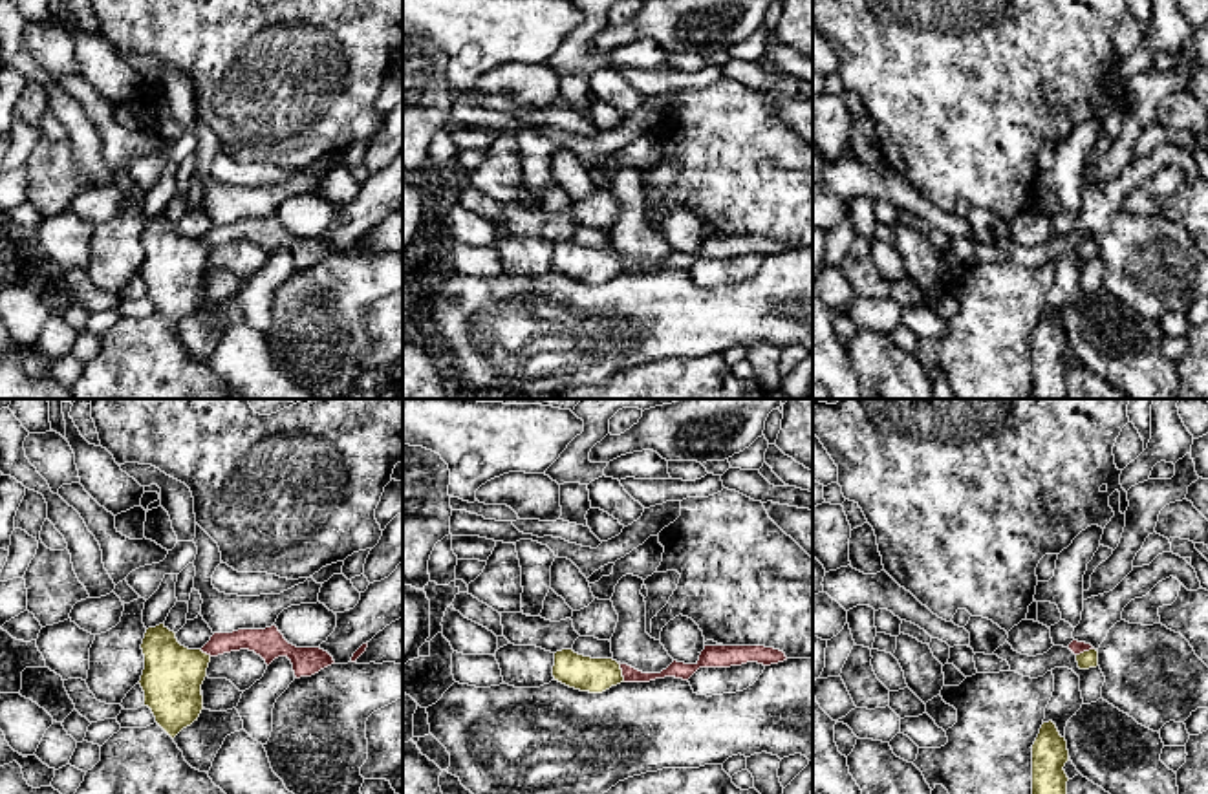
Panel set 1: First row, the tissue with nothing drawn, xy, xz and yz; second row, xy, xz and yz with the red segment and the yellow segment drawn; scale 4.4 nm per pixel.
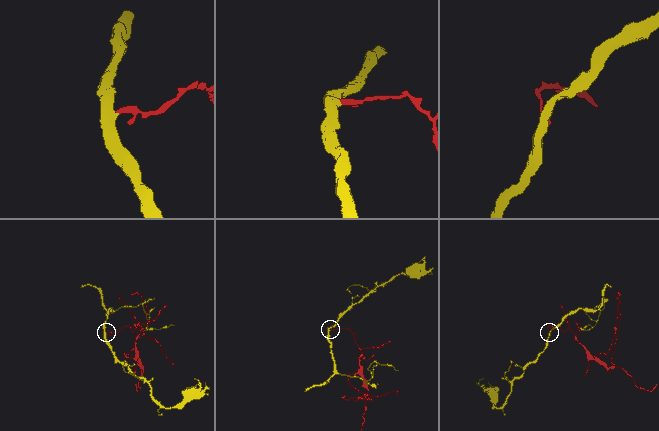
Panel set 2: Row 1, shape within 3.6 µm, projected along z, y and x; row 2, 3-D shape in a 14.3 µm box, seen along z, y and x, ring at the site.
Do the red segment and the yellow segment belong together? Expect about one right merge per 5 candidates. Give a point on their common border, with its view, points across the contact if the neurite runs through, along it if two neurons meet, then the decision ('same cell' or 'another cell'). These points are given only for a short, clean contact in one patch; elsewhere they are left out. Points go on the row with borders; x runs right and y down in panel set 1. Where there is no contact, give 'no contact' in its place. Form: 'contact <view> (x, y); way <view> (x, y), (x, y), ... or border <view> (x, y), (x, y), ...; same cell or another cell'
contact xz (623, 672); border xz (617, 663), (625, 681); another cell

